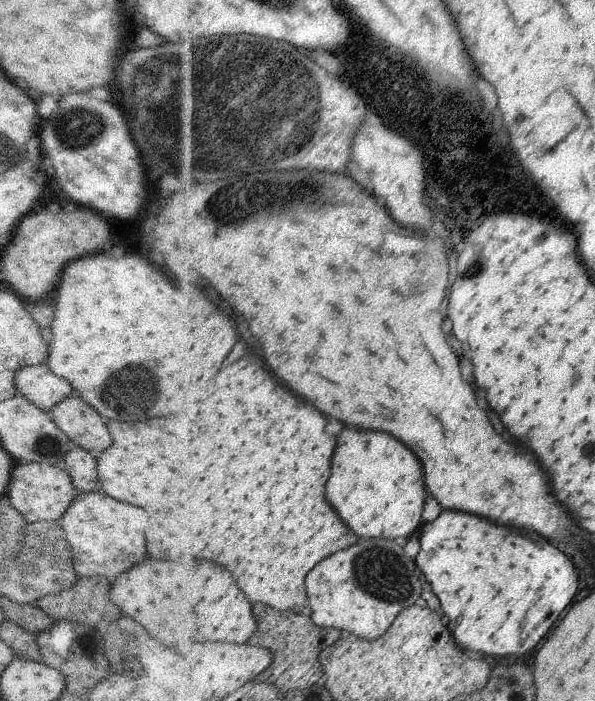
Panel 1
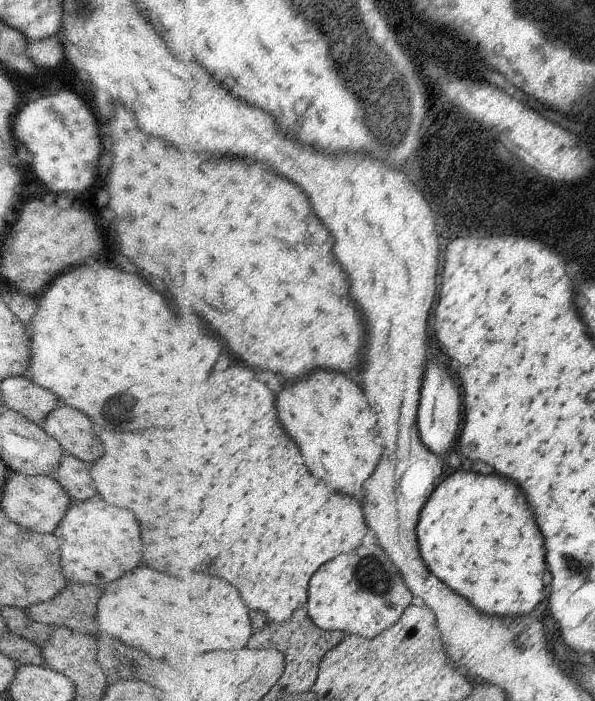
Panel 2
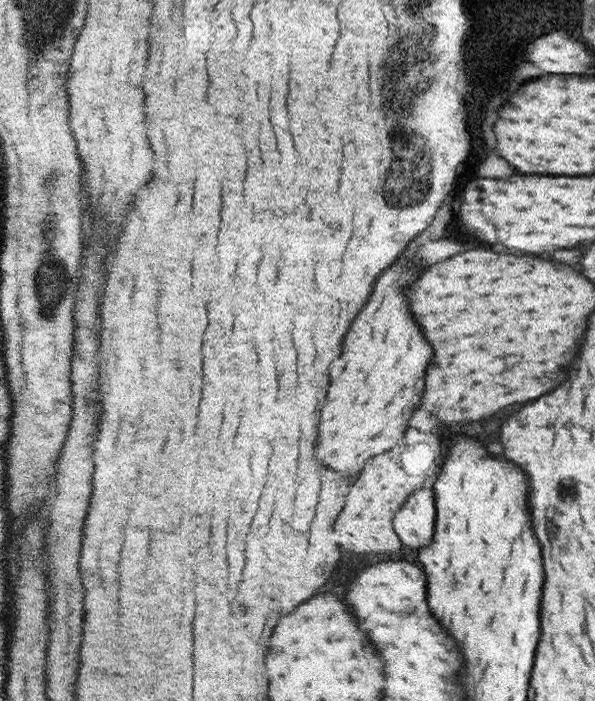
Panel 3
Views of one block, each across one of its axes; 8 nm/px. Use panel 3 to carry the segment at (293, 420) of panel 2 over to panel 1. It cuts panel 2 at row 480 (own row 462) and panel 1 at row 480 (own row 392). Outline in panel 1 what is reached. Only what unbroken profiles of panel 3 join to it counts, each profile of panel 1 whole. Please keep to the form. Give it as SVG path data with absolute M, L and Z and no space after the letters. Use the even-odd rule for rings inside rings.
M346 428L340 434L338 450L334 454L334 476L328 484L328 498L360 538L408 538L418 532L424 522L424 504L428 498L424 466L406 444L388 432Z

